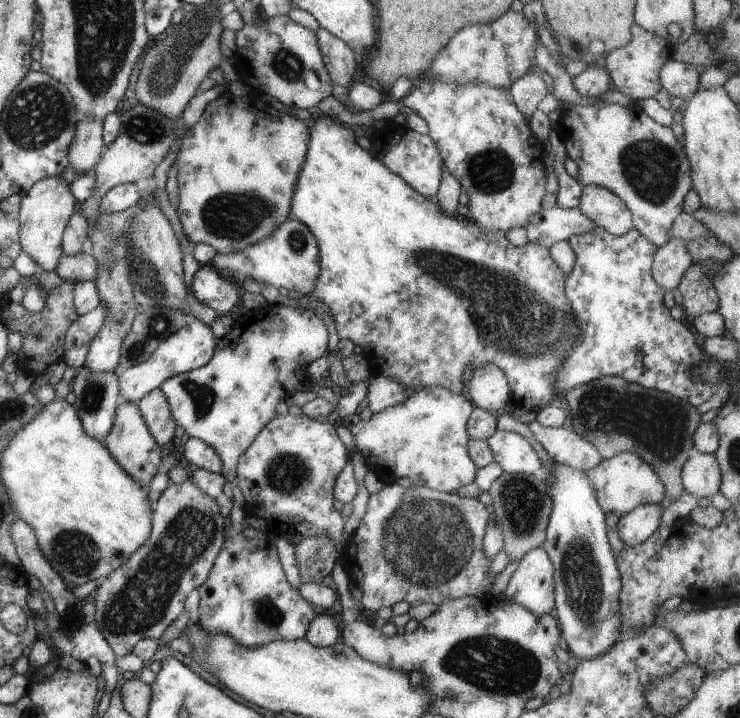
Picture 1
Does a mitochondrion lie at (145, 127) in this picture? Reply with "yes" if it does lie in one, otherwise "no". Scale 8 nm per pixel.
yes

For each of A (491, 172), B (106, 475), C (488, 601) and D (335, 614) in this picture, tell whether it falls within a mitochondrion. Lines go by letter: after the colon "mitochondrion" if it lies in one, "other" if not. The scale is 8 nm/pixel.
A: mitochondrion
B: other
C: other
D: other

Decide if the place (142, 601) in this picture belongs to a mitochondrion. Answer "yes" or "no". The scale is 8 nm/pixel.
yes

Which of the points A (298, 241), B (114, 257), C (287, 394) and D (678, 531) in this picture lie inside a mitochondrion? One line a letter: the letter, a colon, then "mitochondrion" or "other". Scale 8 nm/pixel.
A: mitochondrion
B: mitochondrion
C: other
D: other

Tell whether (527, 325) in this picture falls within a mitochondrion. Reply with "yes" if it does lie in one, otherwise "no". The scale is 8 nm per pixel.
yes

